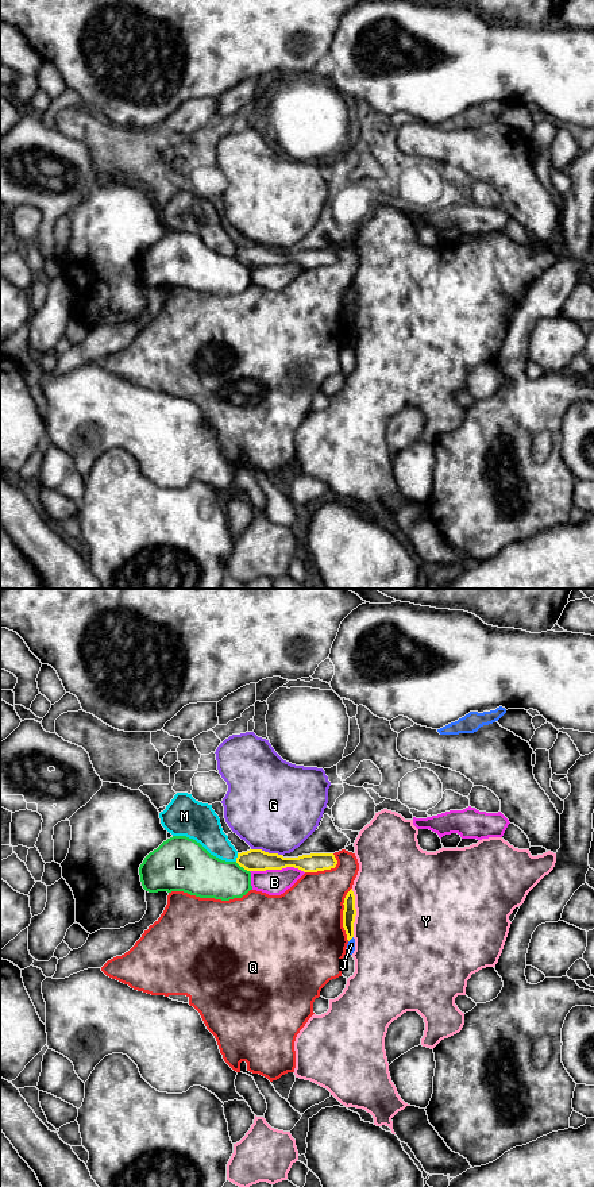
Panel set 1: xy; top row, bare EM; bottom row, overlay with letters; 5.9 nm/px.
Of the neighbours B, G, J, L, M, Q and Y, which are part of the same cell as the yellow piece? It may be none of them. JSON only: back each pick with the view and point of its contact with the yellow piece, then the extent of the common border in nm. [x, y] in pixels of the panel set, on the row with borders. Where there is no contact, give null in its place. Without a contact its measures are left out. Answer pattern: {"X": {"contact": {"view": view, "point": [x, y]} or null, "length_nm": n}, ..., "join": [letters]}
{"join": []}

